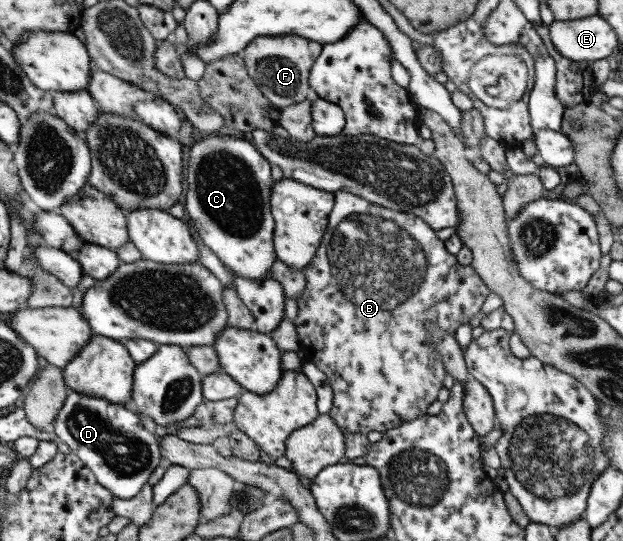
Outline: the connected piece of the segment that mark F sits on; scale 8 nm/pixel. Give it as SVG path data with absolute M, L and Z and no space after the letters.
M257 35L251 40L242 50L241 59L247 75L269 103L282 109L311 96L307 75L321 52L322 46L319 43L291 35L275 35L275 37Z

